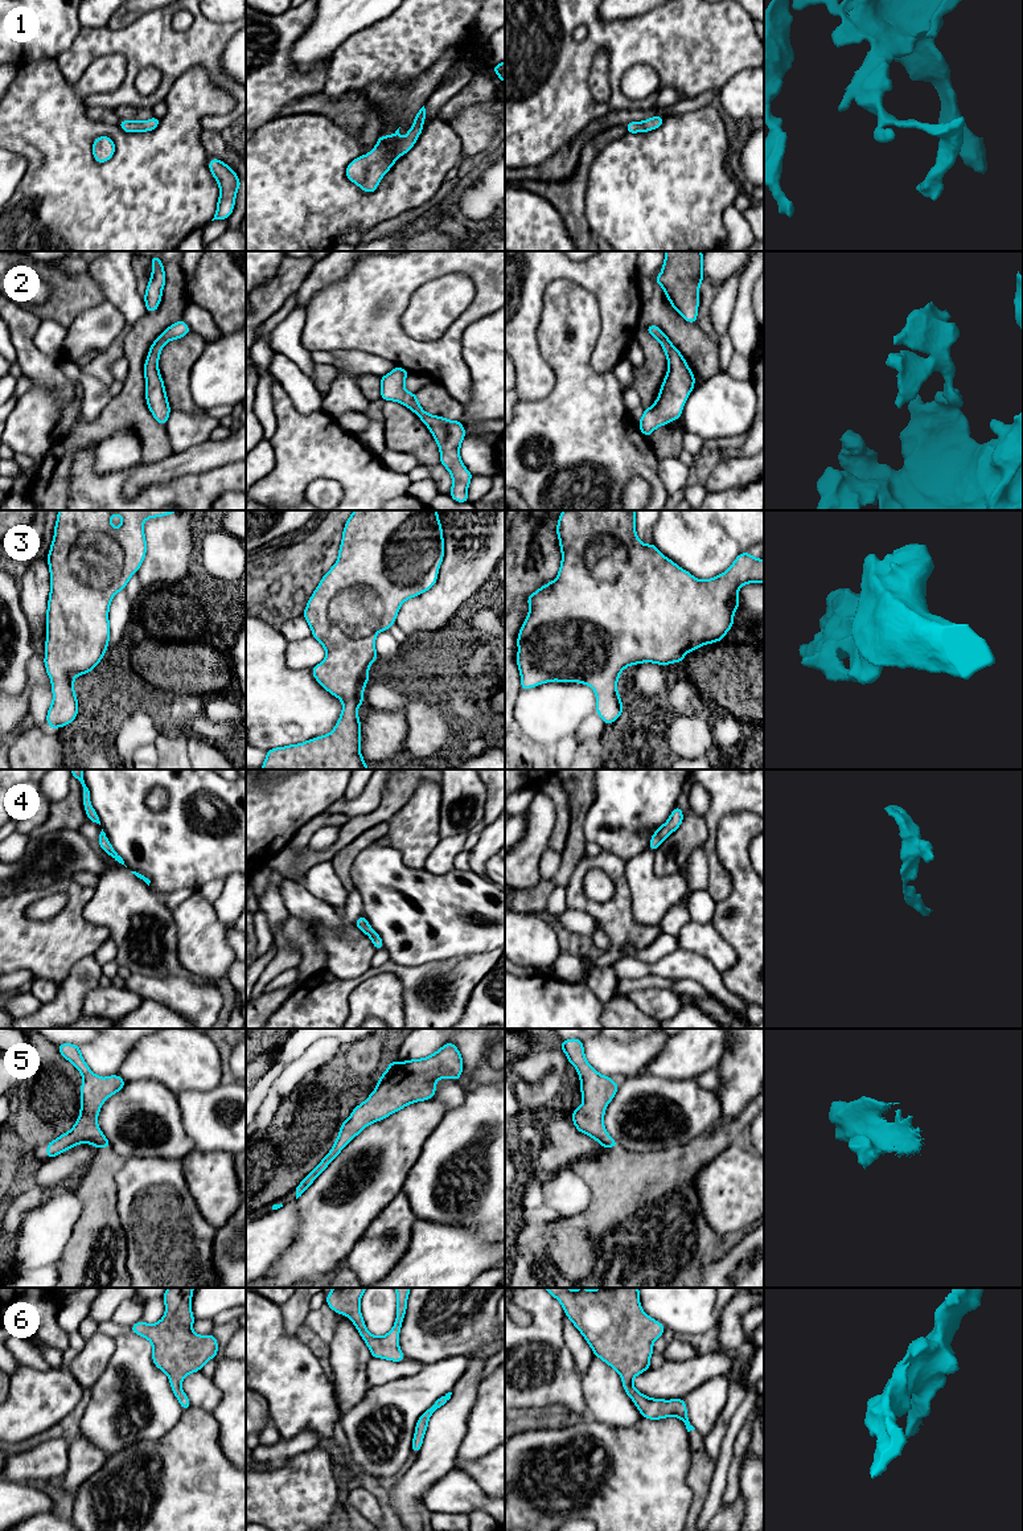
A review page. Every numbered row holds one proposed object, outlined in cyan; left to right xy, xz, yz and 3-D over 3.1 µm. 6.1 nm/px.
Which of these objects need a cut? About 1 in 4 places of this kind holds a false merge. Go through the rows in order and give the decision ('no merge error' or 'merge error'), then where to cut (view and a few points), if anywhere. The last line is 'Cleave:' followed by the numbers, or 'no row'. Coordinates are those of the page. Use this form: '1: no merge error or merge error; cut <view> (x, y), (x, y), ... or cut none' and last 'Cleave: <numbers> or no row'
1: no merge error; cut none
2: no merge error; cut none
3: no merge error; cut none
4: no merge error; cut none
5: no merge error; cut none
6: no merge error; cut none
Cleave: no row

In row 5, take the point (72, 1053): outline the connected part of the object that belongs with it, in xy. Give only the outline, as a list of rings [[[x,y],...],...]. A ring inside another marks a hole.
[[[61,1043],[57,1048],[82,1075],[81,1111],[77,1122],[69,1132],[46,1144],[48,1152],[45,1157],[53,1158],[78,1144],[91,1144],[94,1149],[111,1148],[96,1119],[103,1103],[126,1085],[124,1079],[119,1075],[110,1075],[104,1079],[95,1075],[82,1058],[81,1046]]]

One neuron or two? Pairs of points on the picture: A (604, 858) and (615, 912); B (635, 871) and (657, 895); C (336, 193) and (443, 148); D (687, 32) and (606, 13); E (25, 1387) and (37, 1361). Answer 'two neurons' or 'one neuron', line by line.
A: one neuron
B: one neuron
C: one neuron
D: two neurons
E: two neurons

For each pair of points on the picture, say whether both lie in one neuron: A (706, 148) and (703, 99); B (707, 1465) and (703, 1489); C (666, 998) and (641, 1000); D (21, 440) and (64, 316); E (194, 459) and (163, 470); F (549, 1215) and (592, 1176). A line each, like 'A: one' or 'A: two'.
A: two
B: one
C: one
D: two
E: one
F: two

